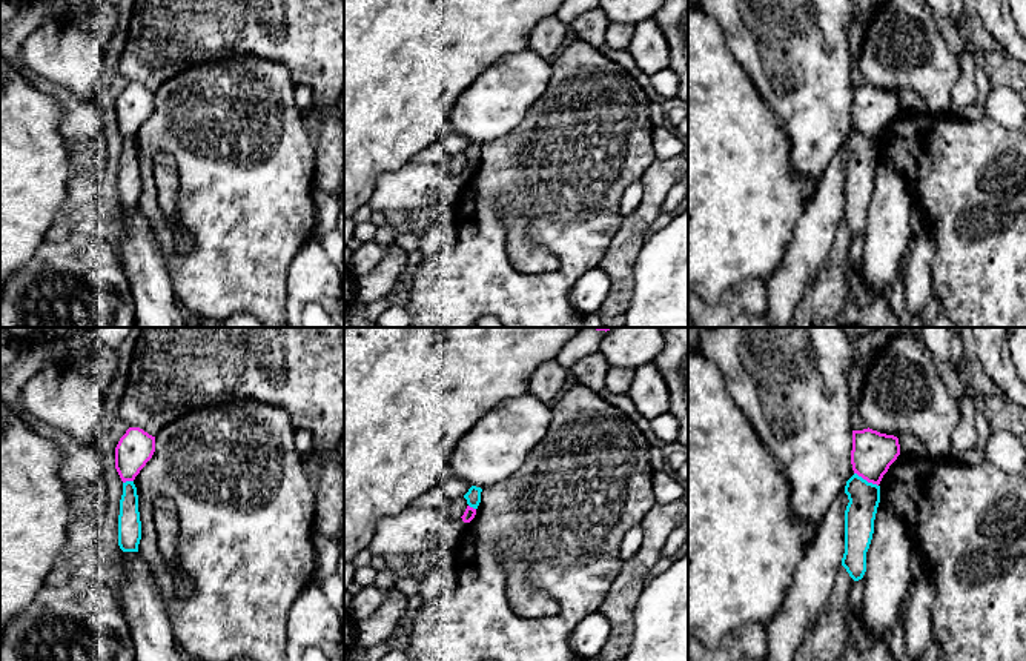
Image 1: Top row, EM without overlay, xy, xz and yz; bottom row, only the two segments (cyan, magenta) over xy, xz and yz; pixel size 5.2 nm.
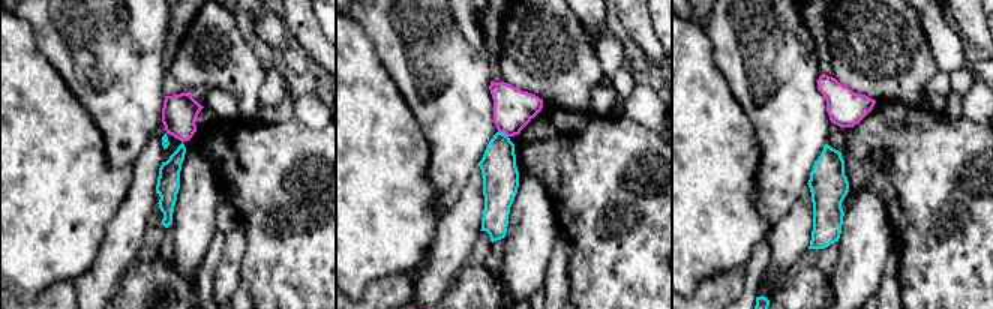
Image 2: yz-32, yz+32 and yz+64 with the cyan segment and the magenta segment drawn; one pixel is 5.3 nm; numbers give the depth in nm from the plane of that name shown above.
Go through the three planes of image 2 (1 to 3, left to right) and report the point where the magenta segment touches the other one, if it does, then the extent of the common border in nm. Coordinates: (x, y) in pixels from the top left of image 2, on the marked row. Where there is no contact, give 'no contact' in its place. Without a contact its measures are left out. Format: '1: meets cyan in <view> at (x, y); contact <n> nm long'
1: no contact
2: meets cyan in yz+32 at (501, 132); contact 70 nm long
3: no contact

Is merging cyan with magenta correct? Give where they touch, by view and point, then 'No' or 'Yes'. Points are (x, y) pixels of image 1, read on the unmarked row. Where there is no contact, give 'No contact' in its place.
Touches cyan at yz (865, 136). No

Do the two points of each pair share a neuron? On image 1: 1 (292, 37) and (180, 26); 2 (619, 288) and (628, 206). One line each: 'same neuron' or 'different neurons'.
1: same neuron
2: different neurons

